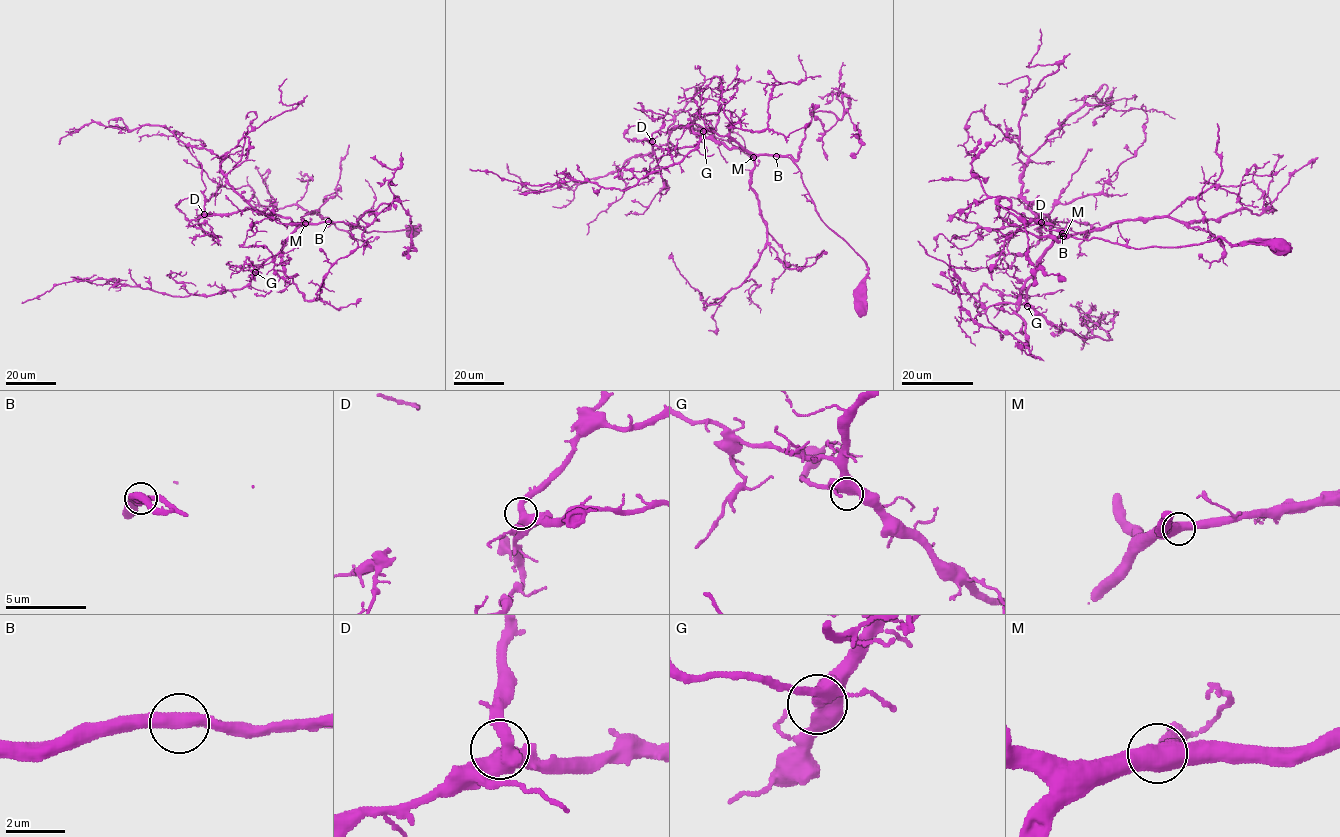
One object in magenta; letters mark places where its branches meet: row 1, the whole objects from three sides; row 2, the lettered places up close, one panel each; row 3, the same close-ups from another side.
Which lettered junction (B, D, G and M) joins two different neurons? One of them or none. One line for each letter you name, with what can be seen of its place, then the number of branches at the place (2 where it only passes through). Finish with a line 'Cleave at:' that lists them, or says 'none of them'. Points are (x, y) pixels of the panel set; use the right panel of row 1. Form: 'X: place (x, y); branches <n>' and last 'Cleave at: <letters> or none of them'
Cleave at: none of them

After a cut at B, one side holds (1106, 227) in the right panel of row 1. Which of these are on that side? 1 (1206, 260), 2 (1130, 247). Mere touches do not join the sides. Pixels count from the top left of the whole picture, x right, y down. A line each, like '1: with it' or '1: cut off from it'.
1: with it
2: cut off from it

